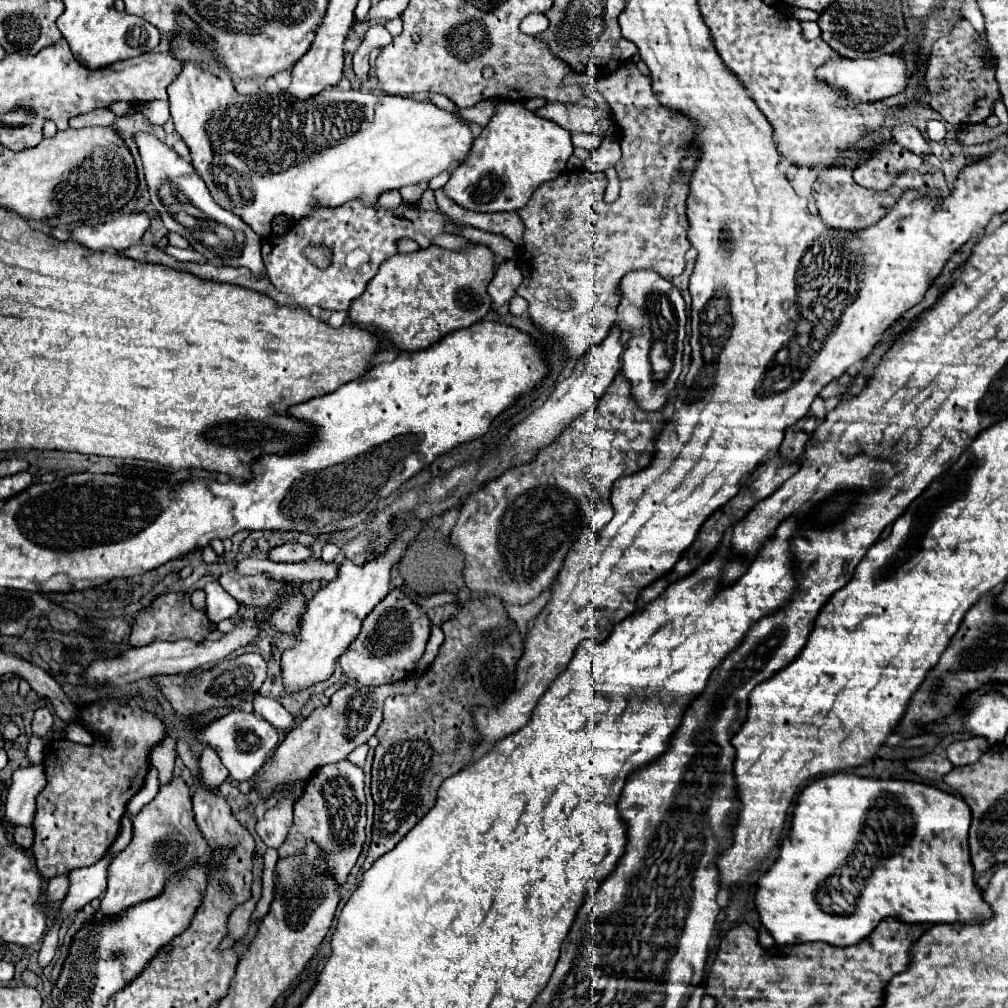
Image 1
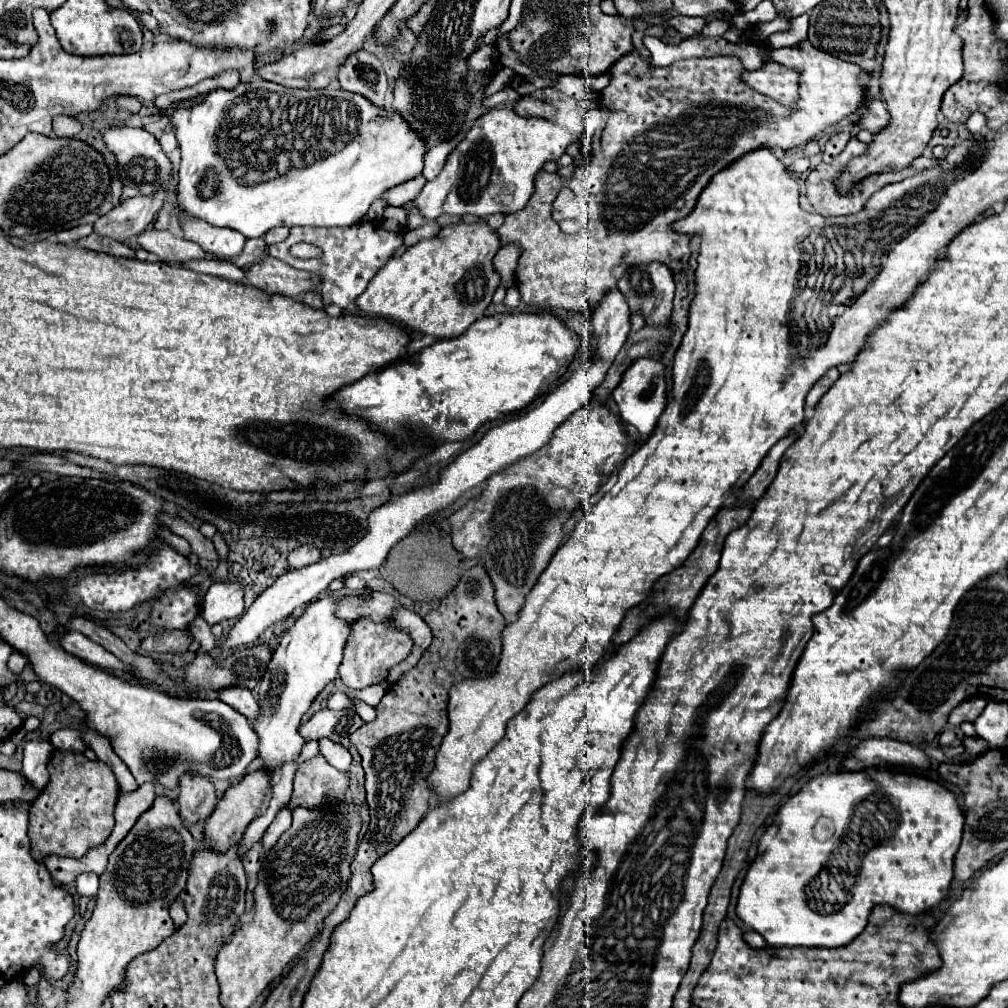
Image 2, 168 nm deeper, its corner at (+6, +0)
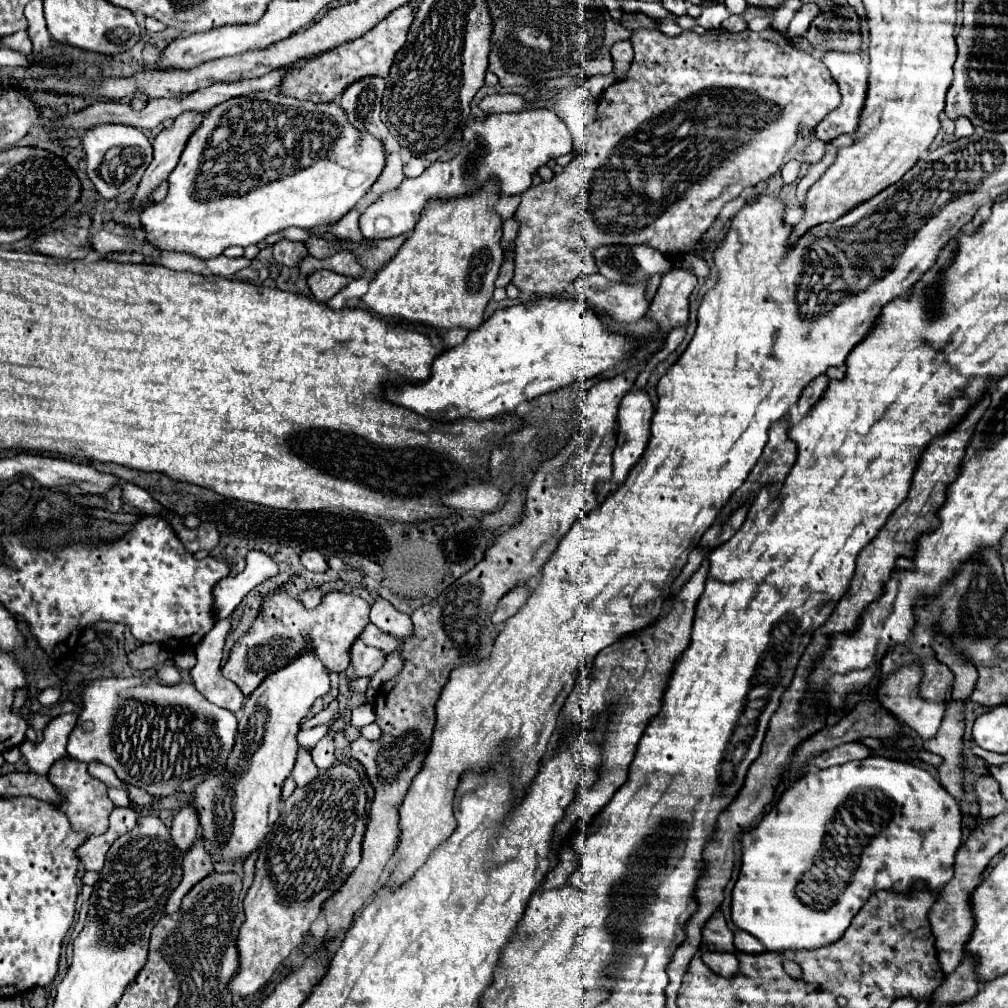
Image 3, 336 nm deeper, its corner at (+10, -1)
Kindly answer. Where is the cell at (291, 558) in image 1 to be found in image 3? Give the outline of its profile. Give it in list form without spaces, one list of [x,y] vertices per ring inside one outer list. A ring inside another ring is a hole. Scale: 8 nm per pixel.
[[[306,550],[300,560],[302,560],[304,568],[308,568],[310,572],[326,572],[328,570],[328,560],[318,550]]]

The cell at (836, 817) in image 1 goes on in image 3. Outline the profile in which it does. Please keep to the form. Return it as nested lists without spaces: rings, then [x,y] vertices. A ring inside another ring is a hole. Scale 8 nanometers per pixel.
[[[868,756],[868,758],[864,758],[864,760],[860,760],[860,762],[848,762],[848,764],[844,764],[844,766],[836,766],[836,768],[826,768],[826,770],[818,770],[818,772],[806,772],[802,778],[798,778],[796,782],[790,782],[790,786],[786,786],[786,790],[782,792],[782,796],[780,796],[780,800],[774,804],[774,808],[760,820],[760,824],[756,826],[756,828],[752,828],[750,832],[746,832],[742,838],[740,838],[740,842],[742,842],[742,868],[740,868],[740,876],[738,876],[738,880],[736,880],[736,884],[734,884],[734,890],[732,890],[732,922],[740,928],[740,930],[744,930],[744,932],[748,932],[748,934],[752,934],[752,936],[756,936],[756,938],[760,938],[760,942],[766,946],[766,950],[814,950],[814,948],[820,948],[820,946],[828,946],[828,944],[832,944],[832,942],[836,942],[842,934],[844,934],[844,930],[850,926],[850,922],[852,922],[852,918],[856,916],[856,912],[862,908],[862,904],[874,894],[874,892],[878,892],[878,890],[896,890],[896,892],[904,892],[904,890],[908,890],[916,880],[922,880],[922,882],[926,882],[928,884],[928,888],[930,890],[940,890],[944,884],[948,884],[948,880],[952,878],[952,870],[954,870],[954,856],[956,856],[956,850],[960,848],[960,842],[962,842],[962,828],[960,828],[960,820],[962,820],[962,816],[960,816],[960,808],[958,808],[958,802],[940,786],[940,782],[938,780],[934,780],[926,770],[922,770],[922,768],[918,768],[918,766],[912,766],[912,764],[906,764],[906,762],[898,762],[898,760],[890,760],[890,758],[884,758],[884,756]],[[832,822],[832,826],[844,826],[844,830],[848,830],[850,828],[850,840],[852,840],[852,844],[856,844],[856,852],[850,852],[850,848],[846,848],[846,846],[850,846],[850,842],[846,842],[844,846],[842,846],[842,858],[860,858],[860,862],[858,862],[858,868],[856,868],[856,872],[854,872],[854,876],[852,876],[852,880],[850,880],[850,876],[842,876],[842,874],[836,874],[834,876],[834,894],[808,894],[806,890],[800,890],[802,888],[802,874],[804,872],[808,872],[812,866],[814,866],[814,860],[816,858],[820,858],[820,854],[822,854],[822,850],[824,850],[824,840],[826,840],[826,836],[828,836],[828,832],[826,832],[826,826]]]

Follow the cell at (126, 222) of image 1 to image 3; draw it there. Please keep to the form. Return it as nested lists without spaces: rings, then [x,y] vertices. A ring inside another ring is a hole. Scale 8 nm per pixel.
[[[184,112],[174,118],[174,124],[170,128],[164,128],[156,138],[154,138],[154,160],[148,166],[138,192],[130,204],[130,212],[136,212],[142,208],[142,200],[150,200],[152,190],[170,176],[170,172],[176,168],[178,158],[182,150],[186,148],[188,138],[200,128],[204,120],[204,112]]]

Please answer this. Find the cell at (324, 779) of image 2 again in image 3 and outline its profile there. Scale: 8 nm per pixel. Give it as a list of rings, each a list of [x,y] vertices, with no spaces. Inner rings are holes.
[[[304,748],[298,750],[298,762],[292,770],[292,778],[296,780],[298,786],[306,786],[308,782],[312,782],[312,778],[316,778],[318,768],[312,764],[312,760],[308,760],[308,752]]]

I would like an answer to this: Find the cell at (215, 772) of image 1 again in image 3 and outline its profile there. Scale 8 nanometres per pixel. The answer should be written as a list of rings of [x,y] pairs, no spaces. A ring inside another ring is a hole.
[[[182,806],[182,810],[174,816],[174,822],[170,826],[172,840],[176,848],[184,854],[192,848],[194,840],[198,838],[198,814],[192,806]]]

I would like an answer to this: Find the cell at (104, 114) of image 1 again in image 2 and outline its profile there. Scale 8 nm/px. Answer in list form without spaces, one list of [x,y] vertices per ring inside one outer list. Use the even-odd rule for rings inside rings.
[[[54,117],[54,135],[62,137],[76,137],[82,129],[82,123],[74,117]]]

